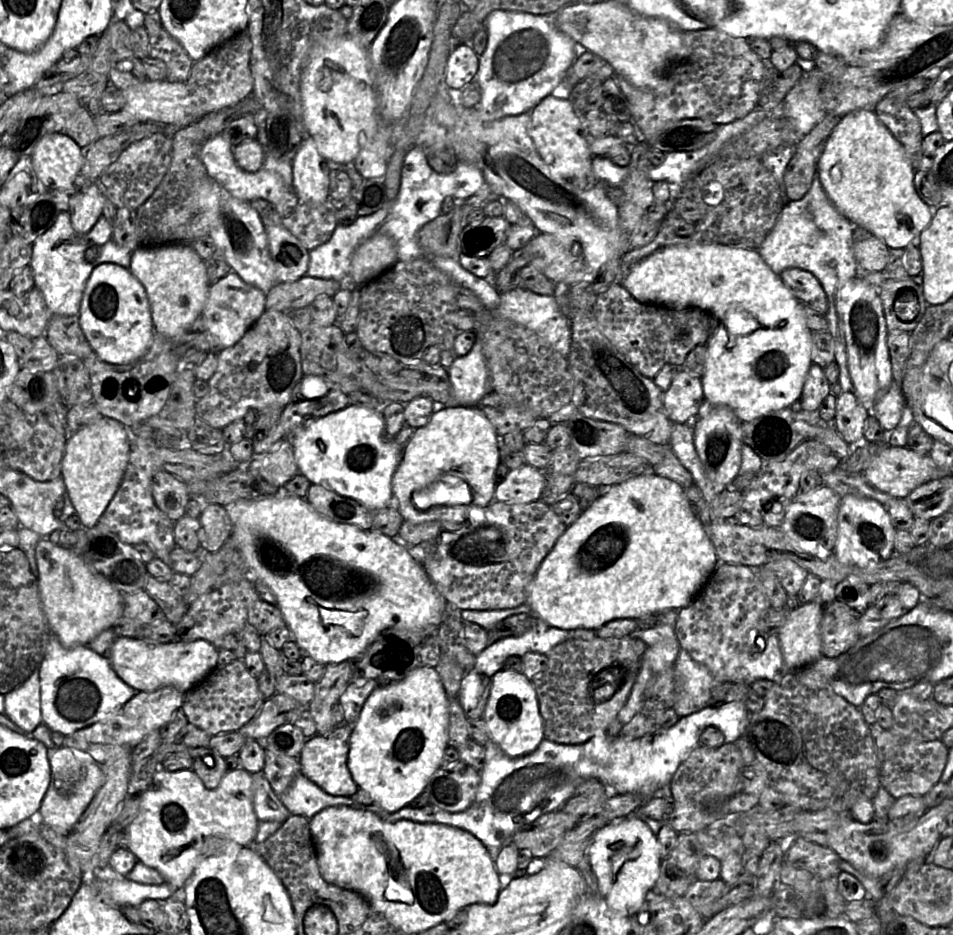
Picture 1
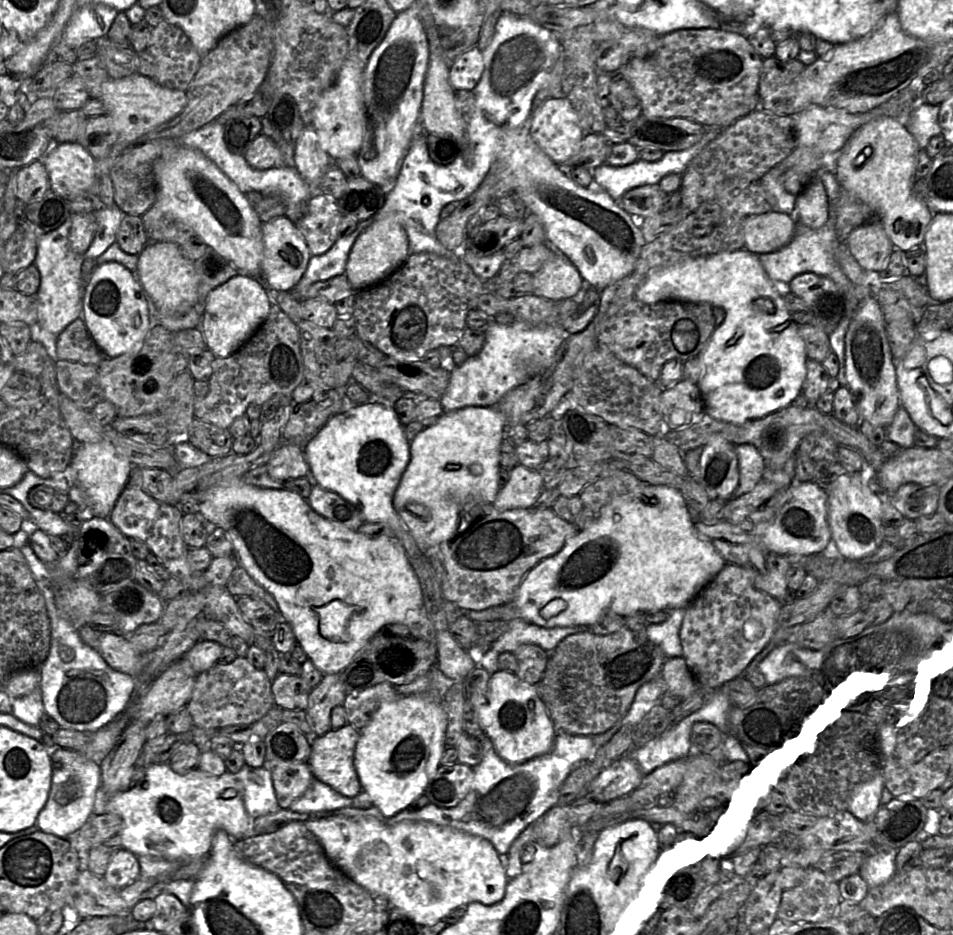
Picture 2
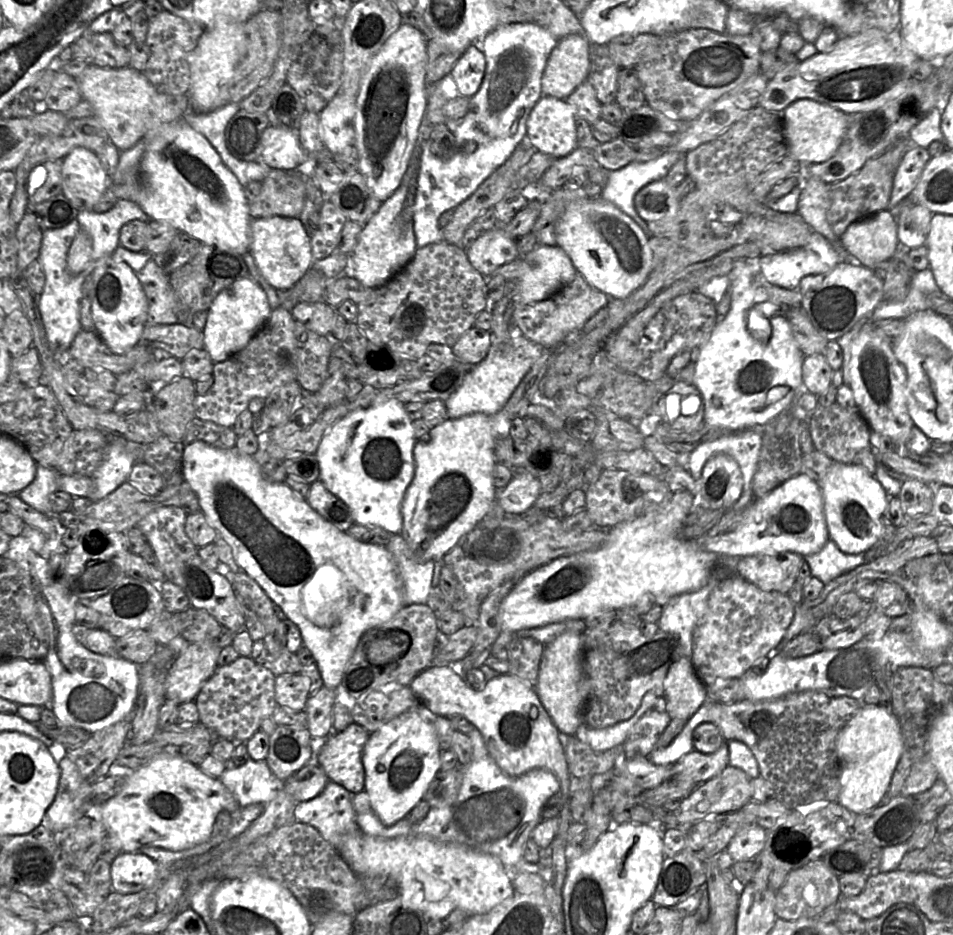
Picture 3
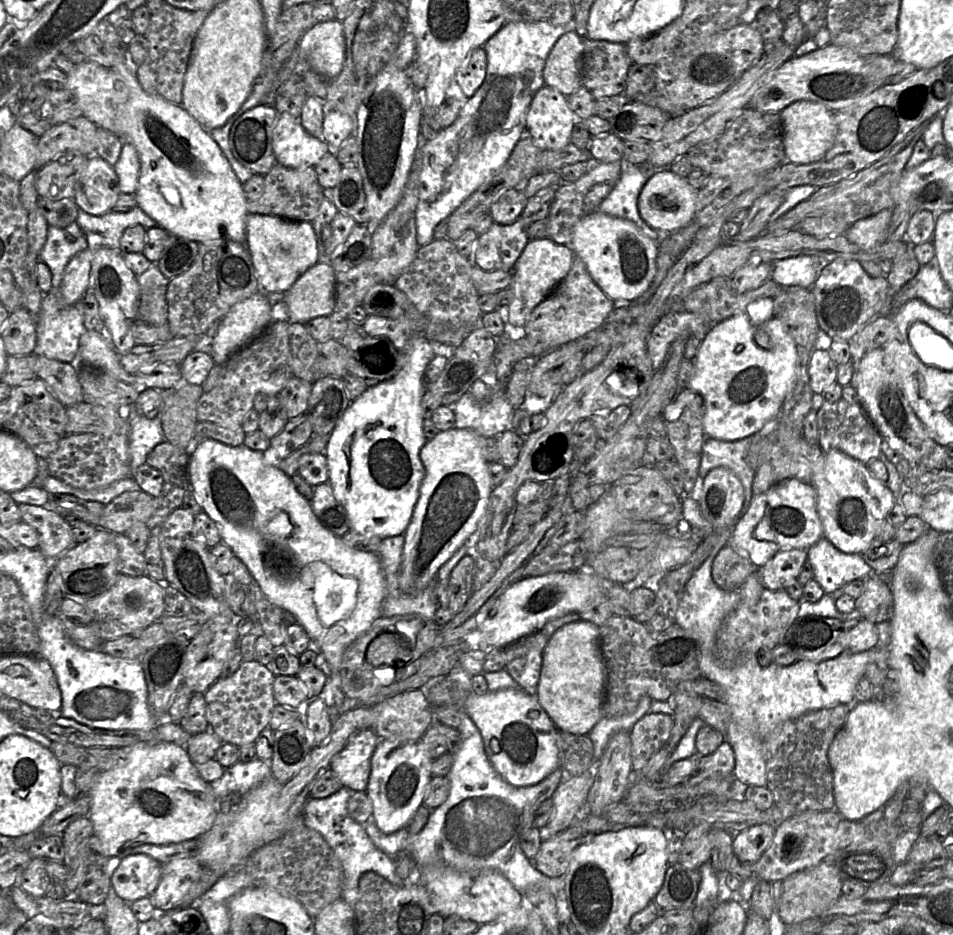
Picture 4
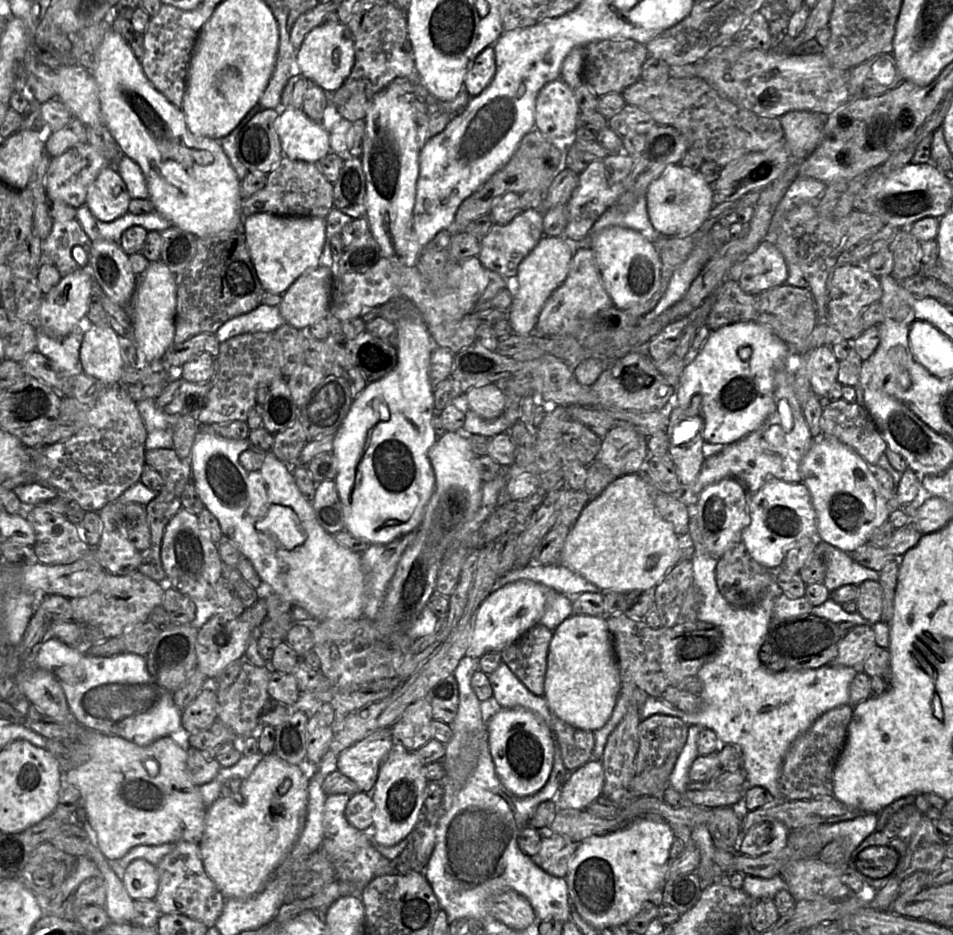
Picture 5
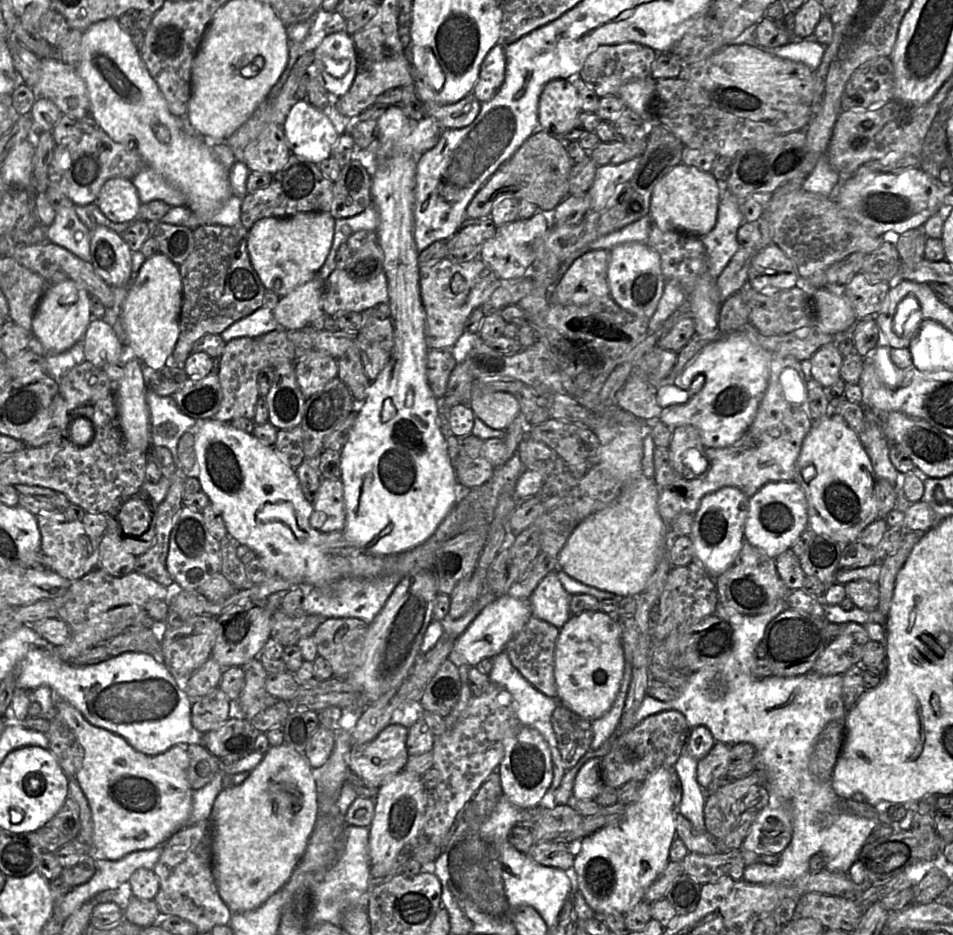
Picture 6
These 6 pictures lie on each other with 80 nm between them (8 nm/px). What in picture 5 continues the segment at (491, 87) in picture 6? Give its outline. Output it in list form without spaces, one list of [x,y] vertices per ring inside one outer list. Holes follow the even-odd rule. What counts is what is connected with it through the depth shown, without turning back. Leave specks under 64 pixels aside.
[[[493,46],[485,48],[474,59],[464,77],[464,89],[471,97],[481,94],[491,83],[496,73],[496,58]]]

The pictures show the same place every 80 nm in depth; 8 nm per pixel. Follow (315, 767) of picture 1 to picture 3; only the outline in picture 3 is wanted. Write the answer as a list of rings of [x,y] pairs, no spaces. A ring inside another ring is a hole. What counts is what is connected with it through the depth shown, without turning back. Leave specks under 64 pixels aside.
[[[351,723],[340,732],[332,732],[326,737],[317,754],[317,762],[323,768],[330,781],[342,785],[351,793],[364,790],[365,771],[362,762],[364,746],[370,732],[363,726]]]

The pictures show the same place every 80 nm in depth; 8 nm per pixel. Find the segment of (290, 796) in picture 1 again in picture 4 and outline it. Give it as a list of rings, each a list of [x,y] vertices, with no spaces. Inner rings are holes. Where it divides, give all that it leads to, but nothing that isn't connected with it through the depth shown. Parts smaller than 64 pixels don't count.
[[[342,786],[327,797],[309,798],[303,808],[304,824],[322,834],[342,865],[344,872],[342,899],[353,909],[359,900],[359,881],[366,872],[375,872],[397,886],[406,885],[396,873],[394,859],[380,851],[369,838],[363,825],[350,815],[348,800],[354,791]]]

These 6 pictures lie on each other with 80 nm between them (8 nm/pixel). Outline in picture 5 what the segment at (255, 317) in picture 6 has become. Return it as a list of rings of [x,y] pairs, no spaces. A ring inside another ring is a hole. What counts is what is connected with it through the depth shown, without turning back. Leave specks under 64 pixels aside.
[[[262,302],[253,311],[228,320],[218,329],[215,336],[222,343],[244,333],[274,332],[284,324],[286,322],[279,307]]]

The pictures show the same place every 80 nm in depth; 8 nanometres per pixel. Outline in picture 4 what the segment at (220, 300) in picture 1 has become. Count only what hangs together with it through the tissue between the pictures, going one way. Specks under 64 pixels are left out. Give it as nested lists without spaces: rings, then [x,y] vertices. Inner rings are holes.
[[[263,291],[234,305],[211,338],[210,354],[215,364],[224,364],[232,354],[250,344],[271,322],[271,304]]]

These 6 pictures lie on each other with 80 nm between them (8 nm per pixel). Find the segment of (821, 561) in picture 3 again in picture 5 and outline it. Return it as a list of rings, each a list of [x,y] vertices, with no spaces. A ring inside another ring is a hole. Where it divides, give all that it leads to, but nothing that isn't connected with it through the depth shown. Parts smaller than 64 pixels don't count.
[[[817,540],[814,552],[821,555],[826,574],[823,584],[829,592],[843,585],[860,585],[866,580],[879,580],[880,573],[855,562],[849,553]]]

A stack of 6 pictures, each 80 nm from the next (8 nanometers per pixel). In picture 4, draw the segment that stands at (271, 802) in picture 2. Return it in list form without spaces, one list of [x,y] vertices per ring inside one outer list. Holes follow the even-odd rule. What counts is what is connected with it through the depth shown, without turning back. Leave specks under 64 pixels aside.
[[[253,758],[248,762],[237,761],[224,768],[222,775],[209,783],[217,798],[223,798],[228,794],[241,797],[271,776],[273,775],[269,763]]]

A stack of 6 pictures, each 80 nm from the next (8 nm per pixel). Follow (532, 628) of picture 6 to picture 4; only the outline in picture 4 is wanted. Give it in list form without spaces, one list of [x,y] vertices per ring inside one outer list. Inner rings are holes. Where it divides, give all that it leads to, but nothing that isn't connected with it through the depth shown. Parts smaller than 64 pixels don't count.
[[[534,632],[504,648],[505,669],[525,692],[536,695],[542,656],[548,637]]]

